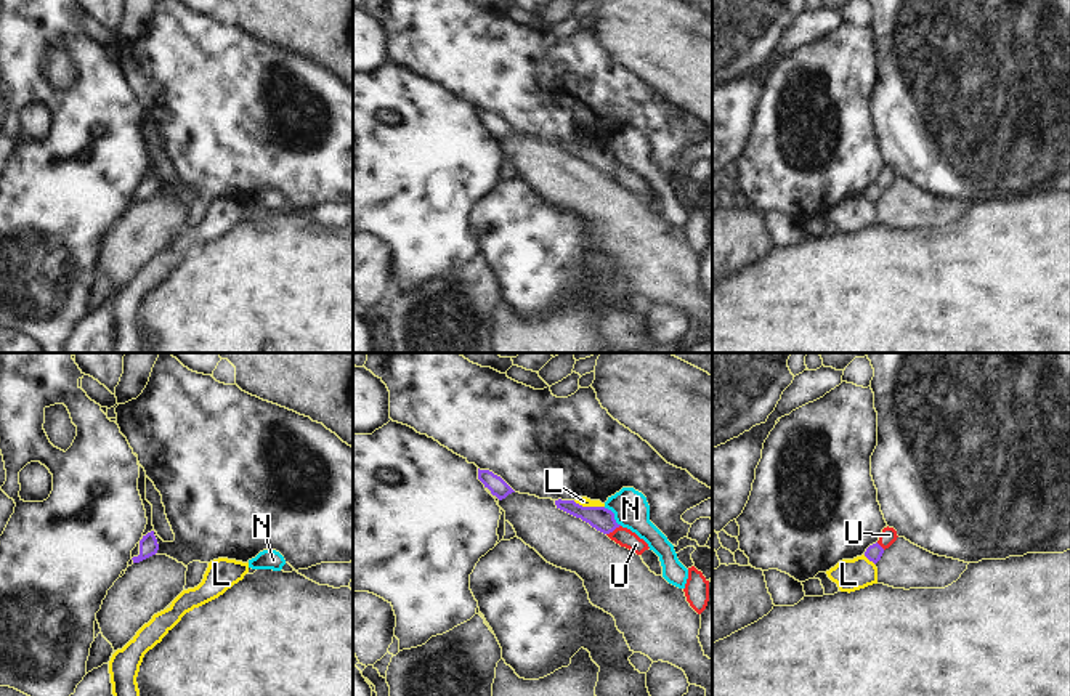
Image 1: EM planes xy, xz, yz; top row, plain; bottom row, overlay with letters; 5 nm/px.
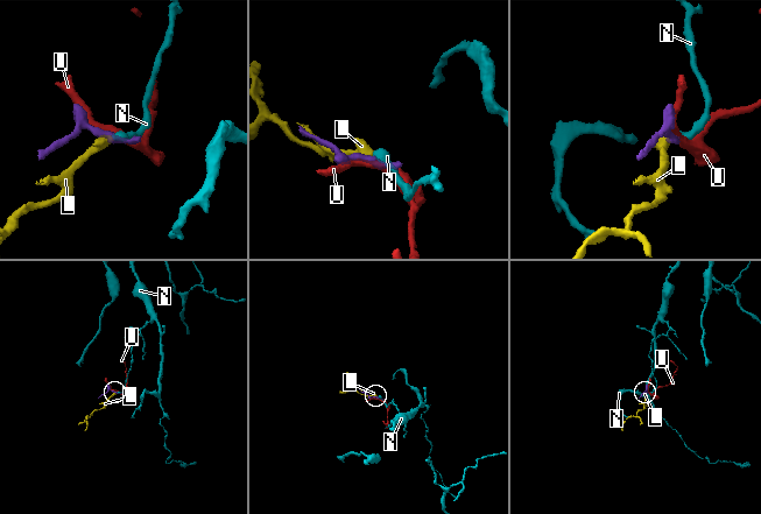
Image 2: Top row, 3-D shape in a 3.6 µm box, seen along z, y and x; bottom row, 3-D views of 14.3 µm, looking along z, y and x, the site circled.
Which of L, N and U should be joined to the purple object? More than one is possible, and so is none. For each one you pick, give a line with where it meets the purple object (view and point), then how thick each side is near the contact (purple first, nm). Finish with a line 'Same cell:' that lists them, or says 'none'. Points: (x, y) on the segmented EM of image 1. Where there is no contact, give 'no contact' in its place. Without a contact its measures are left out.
Same cell: none

